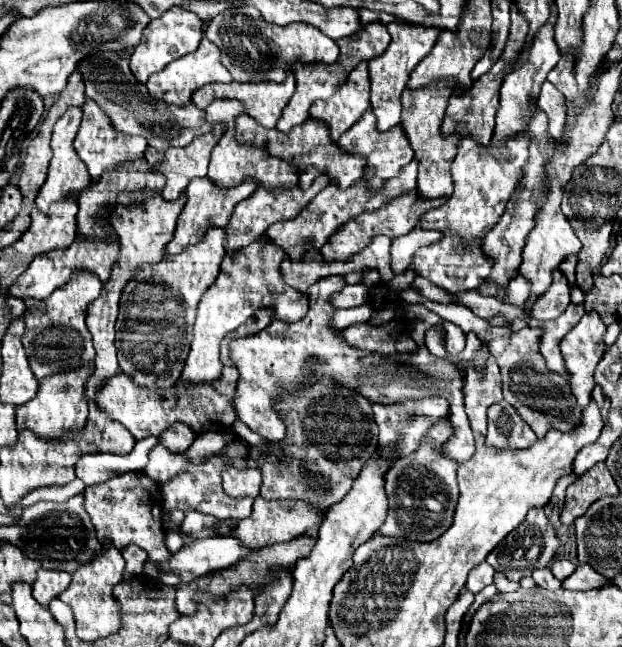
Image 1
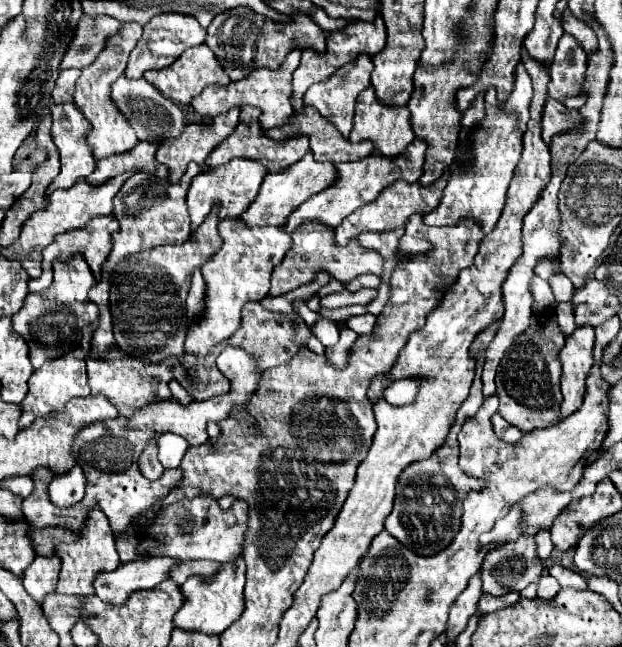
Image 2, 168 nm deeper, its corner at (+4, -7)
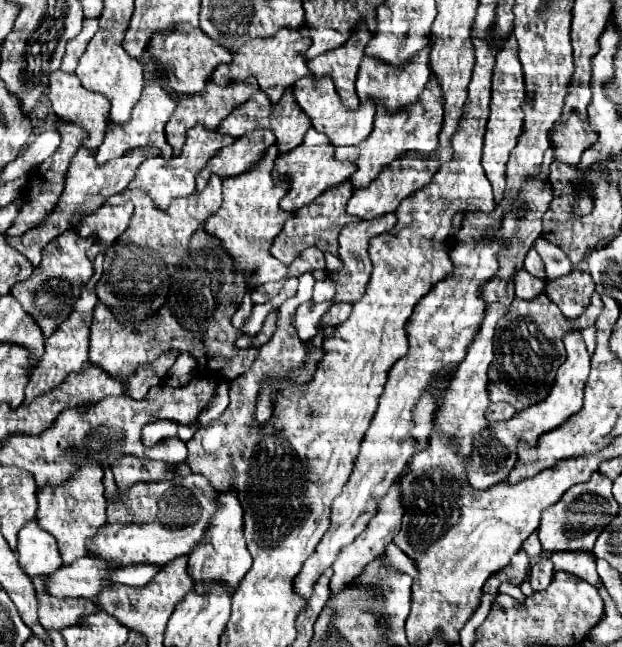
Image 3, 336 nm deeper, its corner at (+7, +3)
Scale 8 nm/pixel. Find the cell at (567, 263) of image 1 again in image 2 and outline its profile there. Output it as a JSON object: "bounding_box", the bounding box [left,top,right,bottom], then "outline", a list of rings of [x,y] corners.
{"bounding_box":[535,260,561,280],"outline":[[[541,260],[535,266],[535,274],[541,276],[541,278],[545,278],[545,280],[549,280],[555,274],[555,270],[559,270],[559,268],[561,268],[559,260]]]}

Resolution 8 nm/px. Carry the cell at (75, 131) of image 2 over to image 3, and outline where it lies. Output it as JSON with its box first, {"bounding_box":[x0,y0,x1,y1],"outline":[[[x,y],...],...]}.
{"bounding_box":[48,70,110,150],"outline":[[[56,70],[56,72],[50,74],[48,96],[50,96],[54,112],[60,118],[74,122],[88,132],[88,138],[82,144],[88,150],[96,150],[100,146],[100,142],[104,140],[104,134],[106,134],[106,118],[108,118],[108,112],[110,112],[110,102],[106,98],[102,98],[102,94],[96,94],[92,90],[84,90],[84,86],[80,86],[80,80],[76,78],[76,74],[66,74],[62,70]]]}

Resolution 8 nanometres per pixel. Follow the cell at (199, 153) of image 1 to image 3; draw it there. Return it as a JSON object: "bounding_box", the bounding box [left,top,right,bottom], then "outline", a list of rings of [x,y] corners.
{"bounding_box":[166,77,258,154],"outline":[[[249,77],[244,80],[244,82],[232,82],[232,84],[226,86],[226,88],[222,88],[222,86],[214,84],[212,80],[208,80],[206,90],[202,90],[200,94],[182,98],[182,100],[178,102],[178,106],[176,106],[174,114],[172,114],[172,118],[166,122],[166,138],[168,138],[168,144],[174,148],[174,154],[180,154],[180,150],[182,150],[182,146],[184,146],[186,130],[190,130],[196,122],[202,122],[206,128],[216,128],[216,126],[220,126],[220,122],[222,122],[238,104],[242,104],[242,102],[248,98],[248,96],[236,94],[236,92],[240,90],[240,86],[254,86],[254,88],[258,88],[256,84],[257,81],[254,77]]]}

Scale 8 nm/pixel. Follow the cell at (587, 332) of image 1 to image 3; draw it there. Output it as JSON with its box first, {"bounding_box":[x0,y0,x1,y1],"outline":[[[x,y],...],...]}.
{"bounding_box":[466,330,590,490],"outline":[[[578,330],[566,334],[564,346],[568,352],[566,362],[558,368],[558,374],[554,378],[552,390],[548,392],[548,398],[538,402],[536,406],[528,406],[528,410],[520,410],[514,414],[510,420],[500,420],[500,422],[490,422],[486,430],[476,434],[472,442],[472,454],[470,462],[466,466],[466,476],[468,484],[474,486],[476,490],[486,490],[494,484],[500,484],[508,478],[512,466],[516,464],[516,444],[524,442],[528,446],[536,446],[540,434],[546,434],[548,430],[558,428],[562,422],[566,422],[572,414],[576,414],[582,406],[582,396],[584,396],[584,386],[588,380],[590,372],[590,354],[586,352],[584,340]]]}

